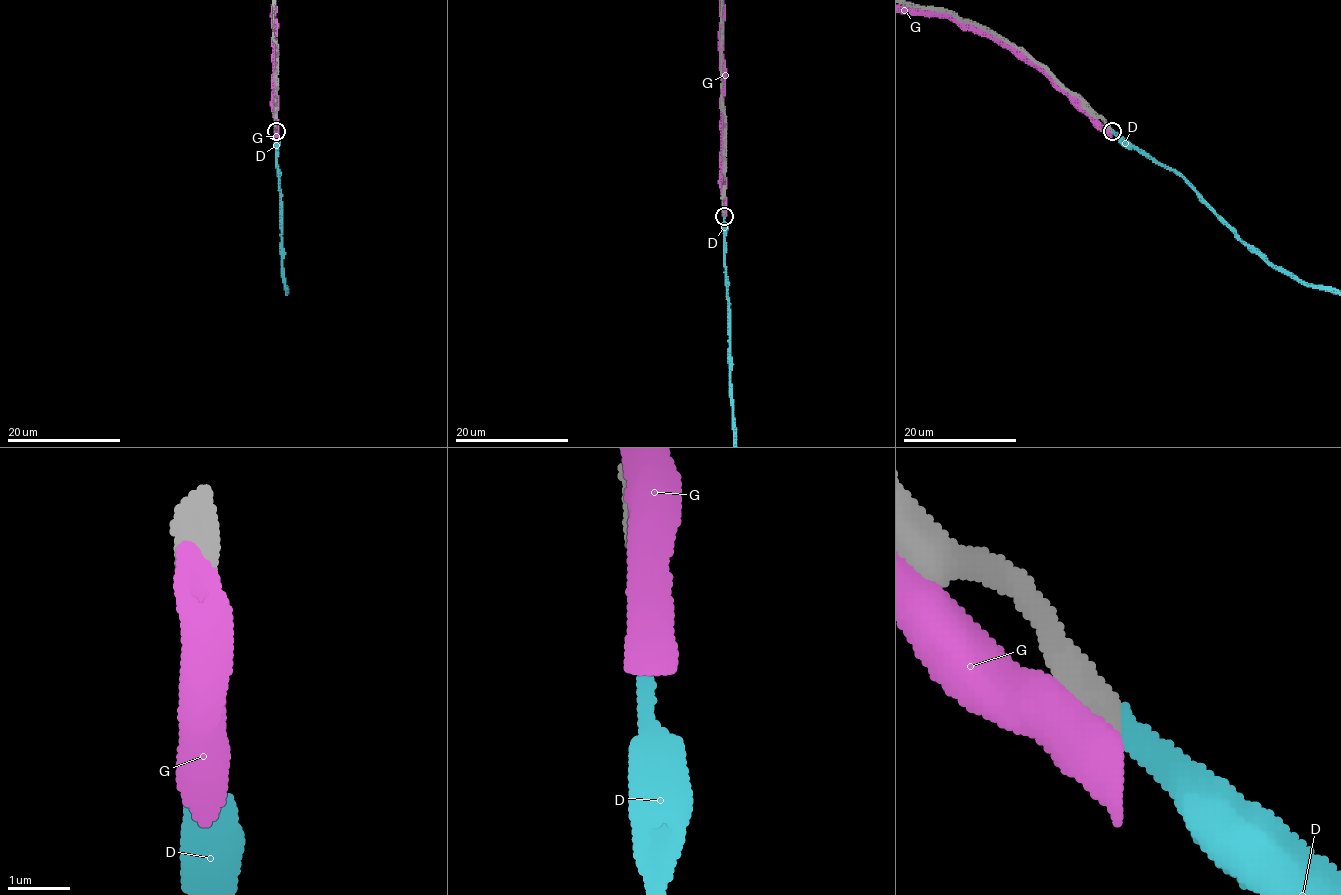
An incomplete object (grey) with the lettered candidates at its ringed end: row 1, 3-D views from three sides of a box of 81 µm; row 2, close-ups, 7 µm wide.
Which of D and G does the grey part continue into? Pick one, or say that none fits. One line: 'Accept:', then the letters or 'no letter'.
Accept: D

